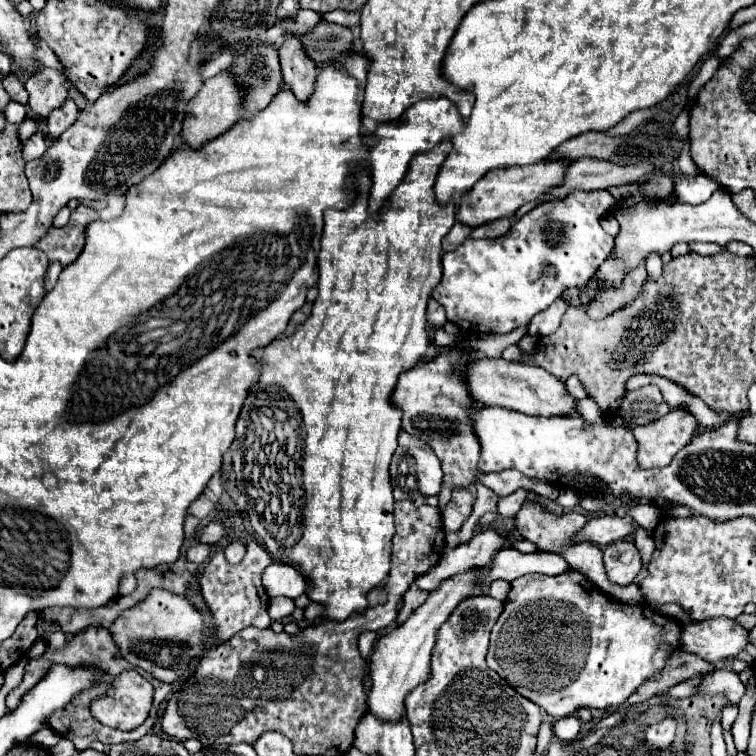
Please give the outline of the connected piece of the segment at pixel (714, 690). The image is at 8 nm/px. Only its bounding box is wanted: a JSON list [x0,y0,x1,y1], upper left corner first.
[696,670,744,704]

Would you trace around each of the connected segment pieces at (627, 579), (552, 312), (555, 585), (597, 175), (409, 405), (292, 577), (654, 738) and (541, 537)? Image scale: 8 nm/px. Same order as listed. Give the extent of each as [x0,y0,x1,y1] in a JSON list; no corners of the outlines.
[[604,540,642,584],[528,298,570,336],[486,570,682,718],[536,158,654,204],[394,348,558,510],[262,562,308,600],[648,718,676,750],[516,504,588,562]]

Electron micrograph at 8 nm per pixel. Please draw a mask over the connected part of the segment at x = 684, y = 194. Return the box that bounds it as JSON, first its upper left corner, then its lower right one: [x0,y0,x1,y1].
[672,174,720,204]

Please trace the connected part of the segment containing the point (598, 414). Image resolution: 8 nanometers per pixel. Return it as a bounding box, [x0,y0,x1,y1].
[578,398,604,420]

